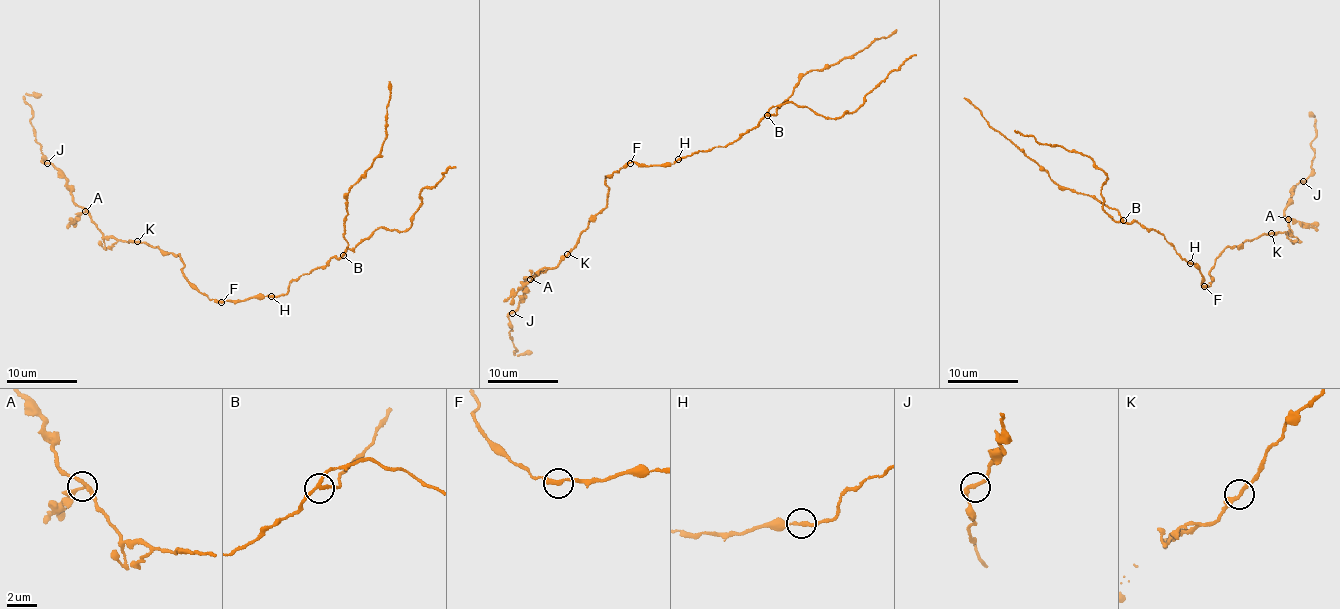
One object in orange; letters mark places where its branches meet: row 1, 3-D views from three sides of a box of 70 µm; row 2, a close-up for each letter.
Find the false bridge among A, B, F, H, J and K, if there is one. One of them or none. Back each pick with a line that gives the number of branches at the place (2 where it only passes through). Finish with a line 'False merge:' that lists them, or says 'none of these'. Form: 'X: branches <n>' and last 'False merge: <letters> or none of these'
B: branches 3
False merge: B

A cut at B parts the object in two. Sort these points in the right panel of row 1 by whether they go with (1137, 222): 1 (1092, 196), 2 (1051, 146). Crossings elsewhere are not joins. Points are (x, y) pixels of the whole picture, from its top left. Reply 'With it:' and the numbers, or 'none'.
With it: 2

